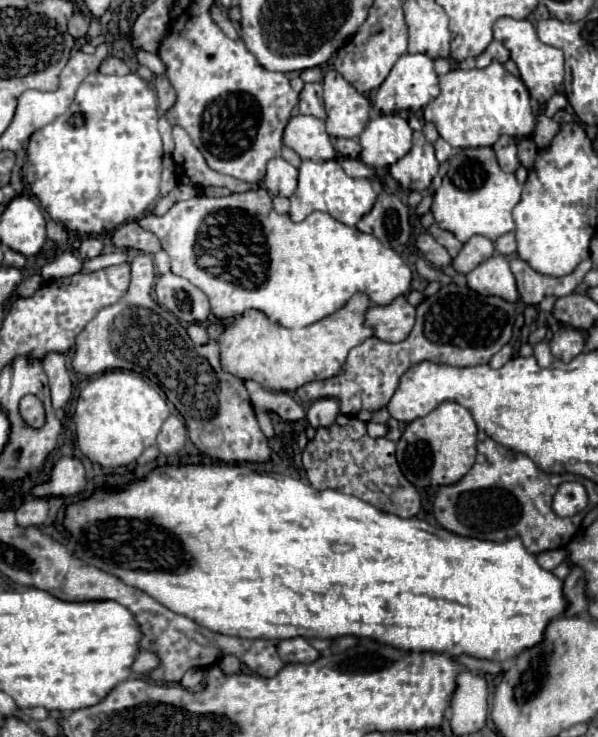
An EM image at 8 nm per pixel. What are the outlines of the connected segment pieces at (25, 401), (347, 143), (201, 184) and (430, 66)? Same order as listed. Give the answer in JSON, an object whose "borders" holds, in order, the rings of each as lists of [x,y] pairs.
{"borders":[[[[34,394],[24,396],[20,400],[20,416],[22,416],[26,426],[42,428],[46,422],[46,414],[44,414],[44,404],[40,402],[40,398]]],[[[338,140],[338,154],[340,156],[348,156],[348,158],[358,158],[362,152],[362,146],[356,140]]],[[[174,126],[172,134],[174,134],[174,142],[176,142],[176,154],[182,156],[182,164],[178,162],[178,170],[182,168],[180,174],[186,176],[186,178],[180,178],[180,180],[184,180],[192,186],[198,186],[198,188],[226,186],[232,192],[248,192],[248,190],[258,188],[258,184],[242,182],[242,180],[236,180],[232,176],[224,176],[224,174],[214,172],[212,168],[208,168],[200,150],[196,150],[196,146],[190,144],[192,140],[188,138],[188,134],[180,126]]],[[[404,54],[398,58],[398,62],[390,70],[390,74],[382,82],[382,86],[376,90],[374,106],[382,114],[392,114],[398,110],[416,112],[416,110],[424,108],[428,102],[432,102],[432,98],[436,98],[436,94],[440,94],[440,88],[438,88],[438,76],[434,72],[434,62],[426,54]]]]}

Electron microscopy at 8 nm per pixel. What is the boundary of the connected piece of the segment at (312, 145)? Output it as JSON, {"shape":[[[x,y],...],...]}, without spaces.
{"shape":[[[292,116],[284,128],[282,142],[302,160],[324,162],[336,156],[332,140],[324,130],[324,120],[316,116]]]}

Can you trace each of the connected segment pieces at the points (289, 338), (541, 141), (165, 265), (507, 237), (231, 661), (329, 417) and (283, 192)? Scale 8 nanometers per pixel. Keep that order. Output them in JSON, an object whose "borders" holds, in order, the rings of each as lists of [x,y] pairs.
{"borders":[[[[354,294],[338,312],[304,328],[284,328],[270,322],[260,310],[246,310],[220,336],[222,366],[240,380],[256,380],[274,392],[294,392],[306,382],[338,376],[348,352],[374,334],[366,326],[368,306],[366,294]]],[[[538,116],[536,118],[536,134],[534,134],[534,142],[540,150],[546,150],[554,136],[560,132],[560,124],[554,122],[552,118],[546,118],[546,116]]],[[[160,250],[160,252],[154,254],[154,264],[156,264],[158,274],[166,274],[166,272],[170,272],[170,258],[168,258],[168,254],[166,254],[164,250]]],[[[508,232],[504,236],[500,236],[496,242],[496,252],[502,256],[512,256],[516,252],[516,240],[514,240],[514,232]]],[[[232,654],[224,656],[224,658],[218,662],[218,666],[220,666],[220,668],[226,672],[226,674],[234,674],[234,672],[240,672],[240,668],[242,668],[240,660],[238,660],[236,656],[232,656]]],[[[320,398],[310,406],[306,418],[312,428],[322,428],[322,426],[332,426],[338,414],[340,414],[340,408],[336,398]]],[[[272,158],[268,162],[268,172],[264,178],[264,186],[272,196],[292,196],[296,190],[298,170],[288,164],[284,158]]]]}

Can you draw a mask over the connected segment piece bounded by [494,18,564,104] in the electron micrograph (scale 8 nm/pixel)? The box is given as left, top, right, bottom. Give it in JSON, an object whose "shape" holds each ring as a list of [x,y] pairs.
{"shape":[[[500,18],[494,24],[494,38],[510,50],[510,58],[516,62],[516,66],[520,70],[520,78],[524,80],[524,84],[530,90],[530,96],[538,104],[548,102],[562,88],[562,82],[564,82],[564,56],[562,56],[562,50],[540,42],[536,28],[530,20]]]}

